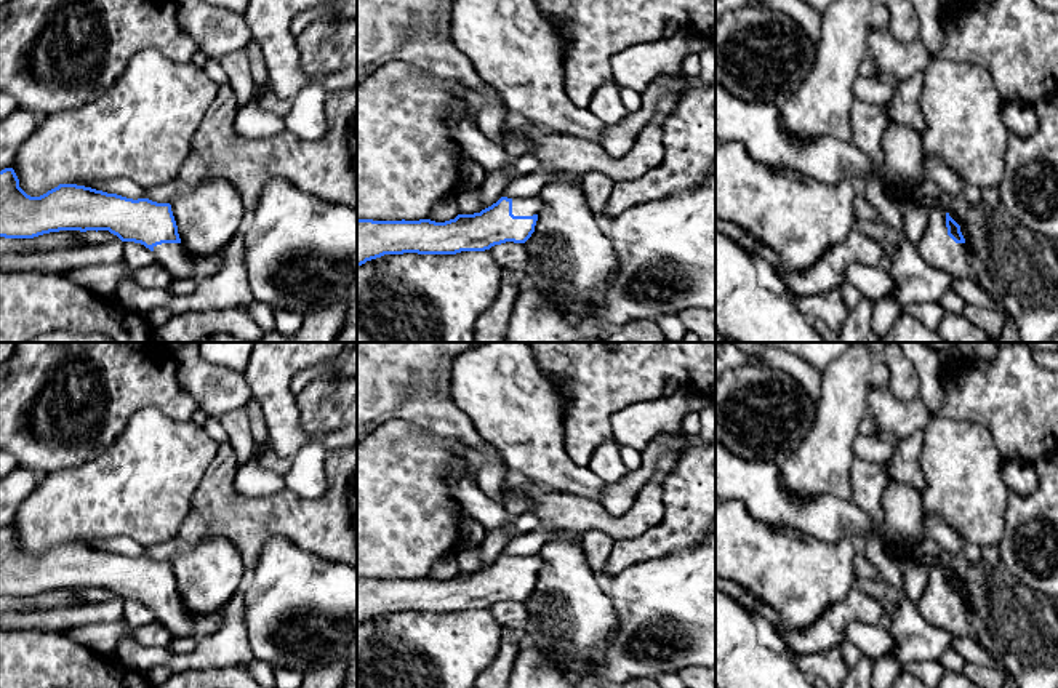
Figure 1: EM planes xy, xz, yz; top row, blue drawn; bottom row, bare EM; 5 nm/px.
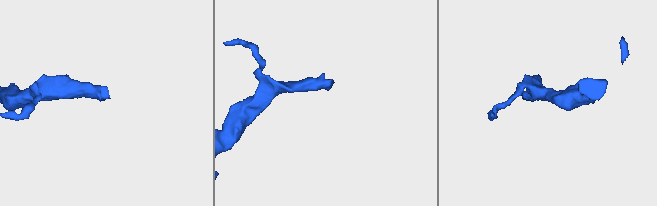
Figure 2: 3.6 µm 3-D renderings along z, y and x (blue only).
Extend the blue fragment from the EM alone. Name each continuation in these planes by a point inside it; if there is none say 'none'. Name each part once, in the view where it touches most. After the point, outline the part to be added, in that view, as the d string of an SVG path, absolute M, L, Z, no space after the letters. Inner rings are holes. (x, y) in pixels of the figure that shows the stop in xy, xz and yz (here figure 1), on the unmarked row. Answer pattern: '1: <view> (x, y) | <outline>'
1: xz (532, 564) | M539 555L512 557L512 573L514 574L533 574L543 566Z

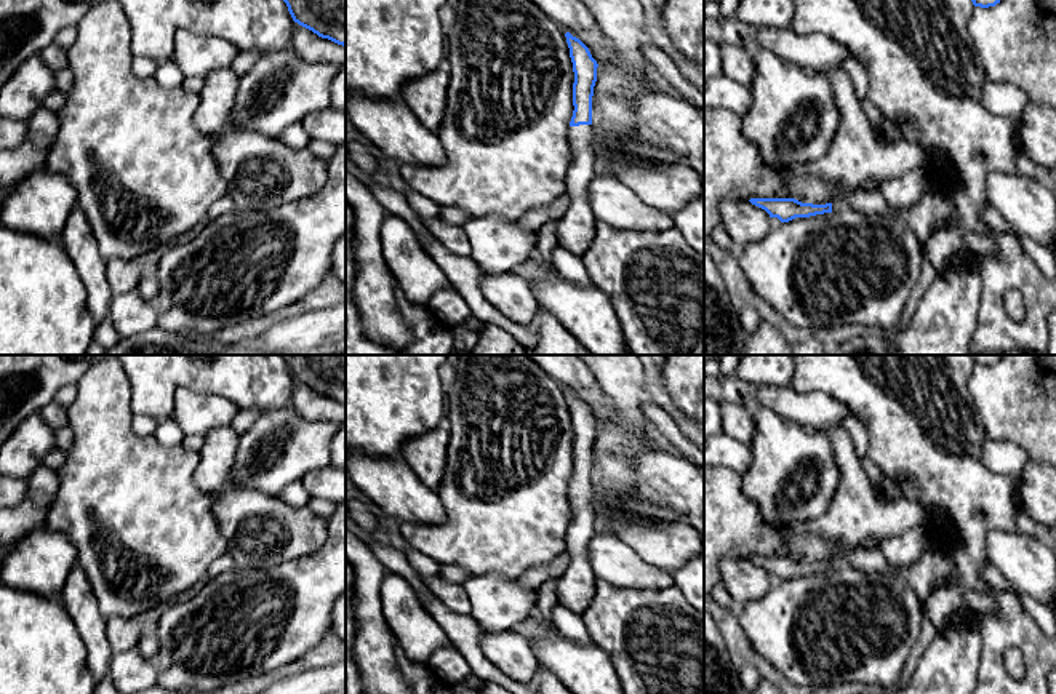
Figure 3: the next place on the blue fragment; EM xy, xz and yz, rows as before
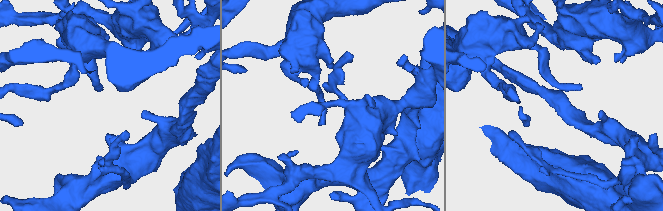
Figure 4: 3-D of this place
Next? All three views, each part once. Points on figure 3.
1: xz (576, 586) | M592 483L570 485L573 518L566 534L570 563L557 584L557 603L582 614L595 595L595 574L587 558L587 544L595 534Z

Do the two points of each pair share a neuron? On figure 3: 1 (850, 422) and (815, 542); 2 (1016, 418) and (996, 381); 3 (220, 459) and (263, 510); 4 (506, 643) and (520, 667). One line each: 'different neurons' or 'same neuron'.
1: different neurons
2: same neuron
3: same neuron
4: same neuron

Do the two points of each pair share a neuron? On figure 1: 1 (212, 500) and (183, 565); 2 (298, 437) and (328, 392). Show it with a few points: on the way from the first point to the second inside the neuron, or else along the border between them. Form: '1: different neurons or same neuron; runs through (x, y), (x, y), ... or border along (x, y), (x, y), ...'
1: different neurons; border along (228, 538), (208, 536), (194, 544), (183, 546)
2: different neurons; border along (295, 396), (300, 424), (308, 432), (340, 431)

